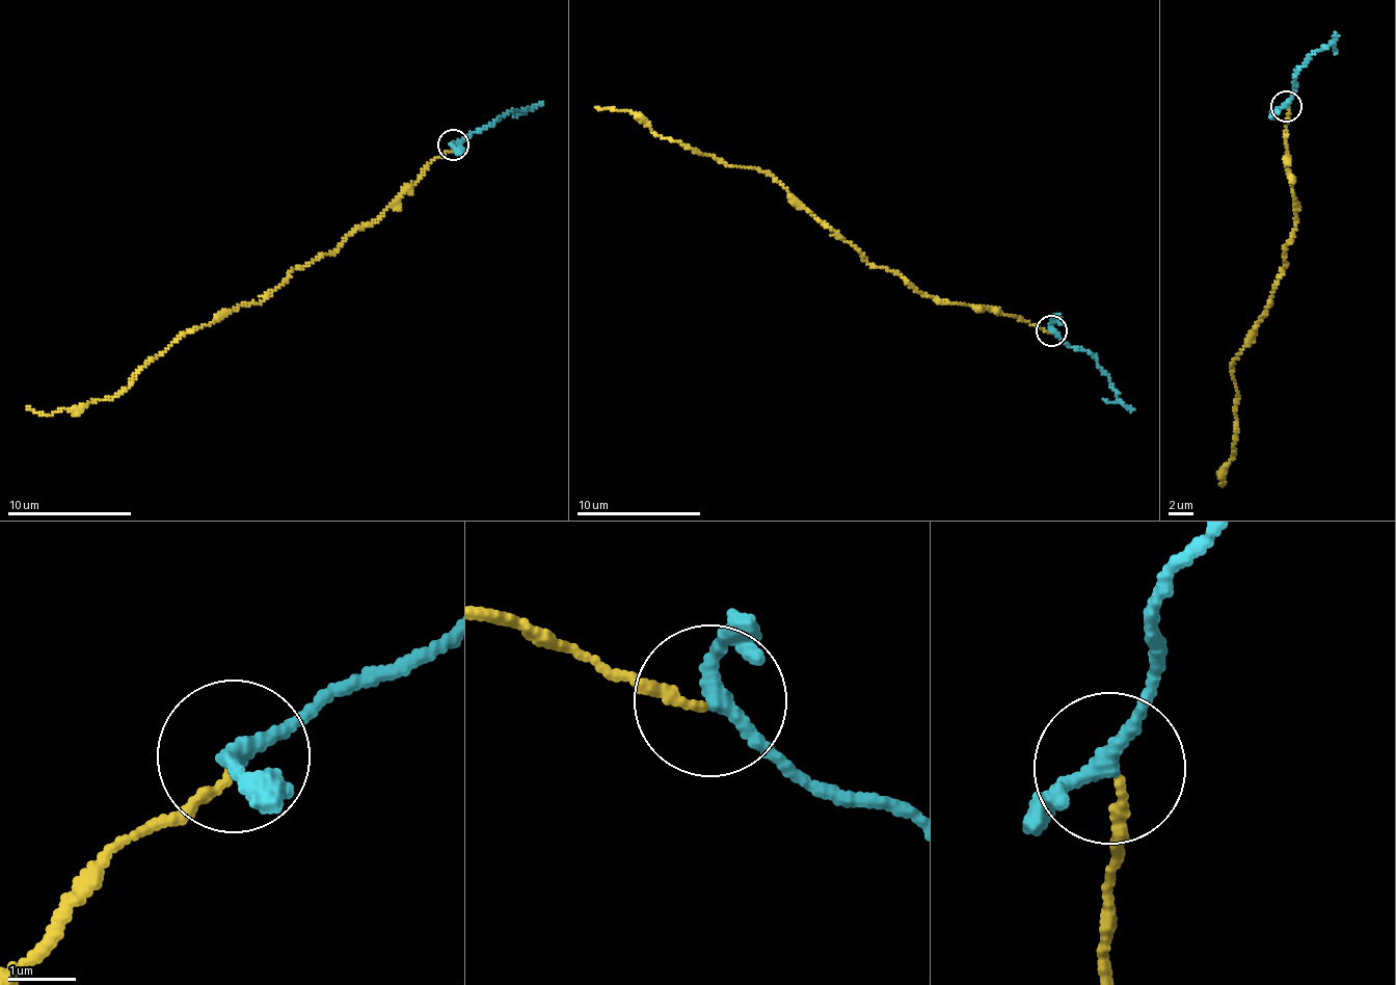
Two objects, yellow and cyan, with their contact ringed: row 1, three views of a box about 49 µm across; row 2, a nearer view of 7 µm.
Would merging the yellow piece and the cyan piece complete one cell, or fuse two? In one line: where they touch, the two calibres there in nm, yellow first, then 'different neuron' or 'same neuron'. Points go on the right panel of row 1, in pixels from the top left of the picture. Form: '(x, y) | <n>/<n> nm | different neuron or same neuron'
(1286, 106) | 130/220 nm | same neuron

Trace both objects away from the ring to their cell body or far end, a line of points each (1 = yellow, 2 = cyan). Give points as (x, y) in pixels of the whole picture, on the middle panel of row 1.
1: (1051, 333), (986, 308), (938, 303), (874, 267), (770, 175), (725, 165), (626, 110), (596, 108)
2: (1051, 329), (1096, 360), (1112, 383), (1116, 396), (1134, 409)

